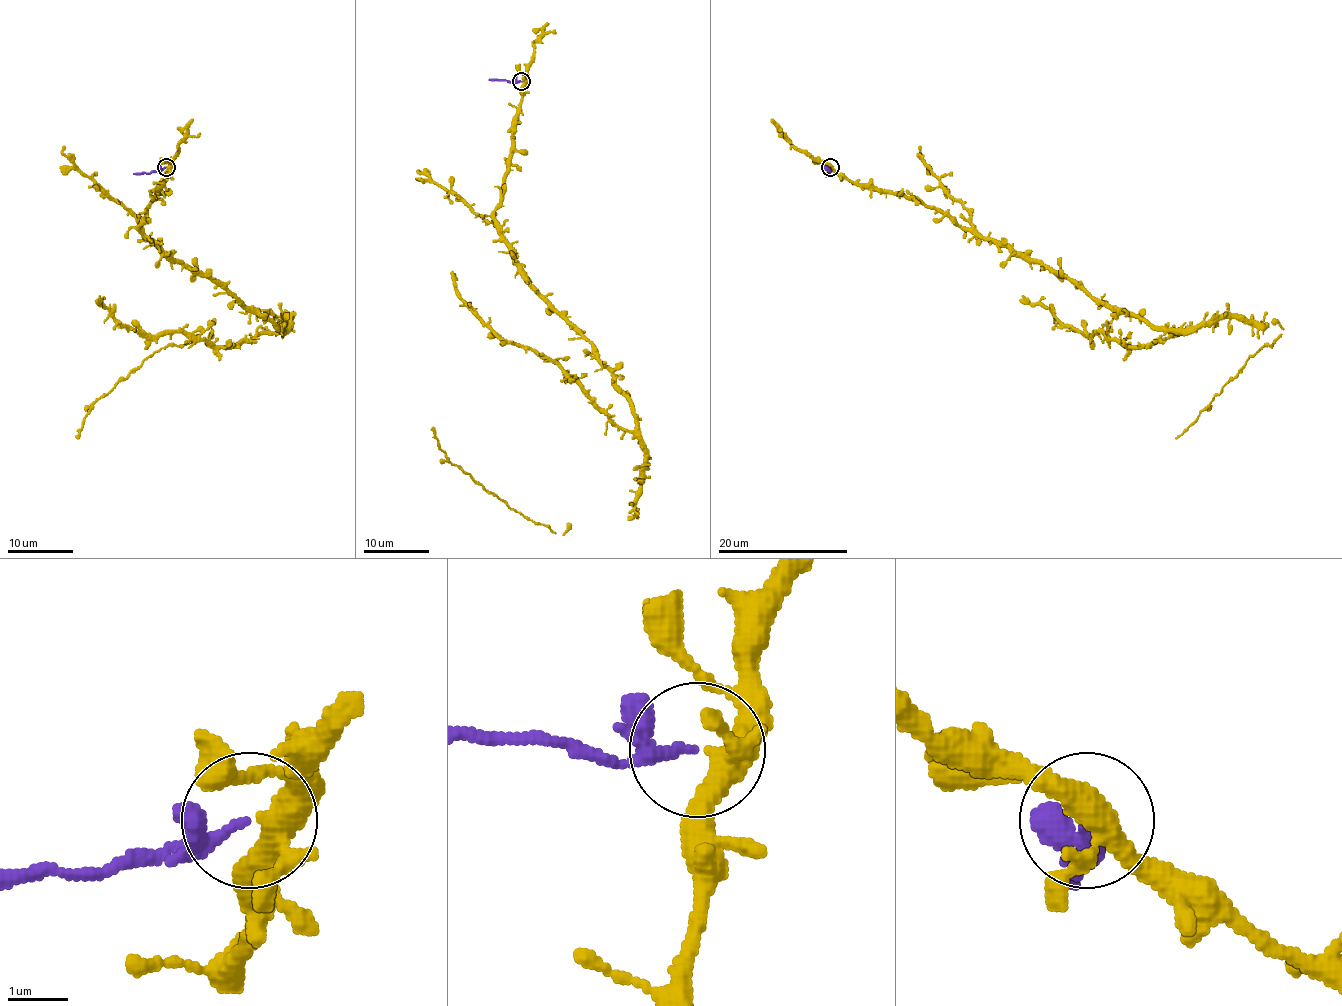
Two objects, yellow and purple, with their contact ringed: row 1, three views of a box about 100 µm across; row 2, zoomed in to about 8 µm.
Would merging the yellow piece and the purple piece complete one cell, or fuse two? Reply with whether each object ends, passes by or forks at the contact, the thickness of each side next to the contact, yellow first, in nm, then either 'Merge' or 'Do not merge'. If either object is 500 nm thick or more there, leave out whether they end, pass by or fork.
At the ring yellow forks. At the ring purple passes by. Thickness 360 nm (yellow) against 140 nm. Do not merge

